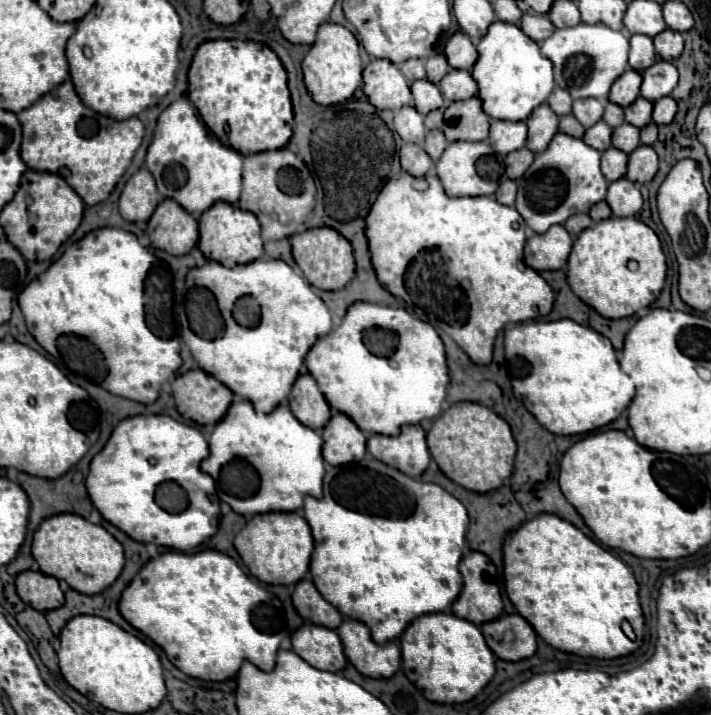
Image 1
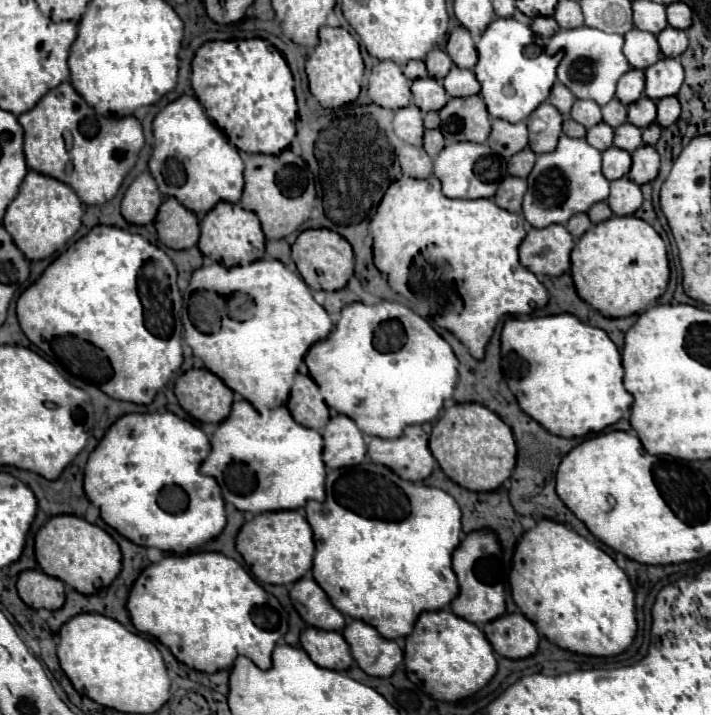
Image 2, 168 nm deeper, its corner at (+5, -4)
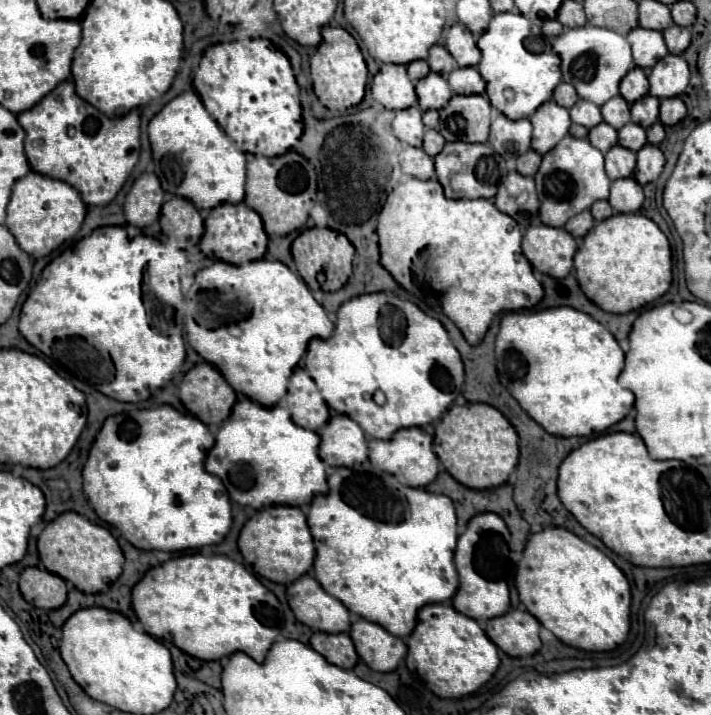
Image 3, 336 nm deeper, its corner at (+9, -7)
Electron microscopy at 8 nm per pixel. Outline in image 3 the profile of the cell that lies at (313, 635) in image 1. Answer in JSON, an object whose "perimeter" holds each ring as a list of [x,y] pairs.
{"perimeter":[[[315,632],[309,638],[309,644],[315,652],[319,652],[329,664],[335,664],[339,668],[351,670],[357,664],[357,652],[349,638],[349,634],[325,634]]]}

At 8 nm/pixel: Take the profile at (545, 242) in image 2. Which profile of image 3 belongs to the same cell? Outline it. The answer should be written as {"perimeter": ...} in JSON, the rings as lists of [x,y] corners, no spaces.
{"perimeter":[[[531,226],[523,236],[521,248],[535,270],[553,278],[565,278],[573,268],[577,244],[565,228]]]}

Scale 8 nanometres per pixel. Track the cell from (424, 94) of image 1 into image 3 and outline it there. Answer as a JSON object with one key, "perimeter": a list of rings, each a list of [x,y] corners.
{"perimeter":[[[433,72],[421,78],[415,90],[417,90],[417,104],[421,106],[421,110],[441,110],[453,96],[447,80]]]}

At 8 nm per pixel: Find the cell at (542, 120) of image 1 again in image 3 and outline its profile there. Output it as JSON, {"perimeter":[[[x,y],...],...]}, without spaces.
{"perimeter":[[[553,100],[541,104],[529,120],[533,124],[531,148],[539,154],[547,154],[553,146],[557,146],[557,142],[567,136],[571,126],[569,110],[557,106]]]}

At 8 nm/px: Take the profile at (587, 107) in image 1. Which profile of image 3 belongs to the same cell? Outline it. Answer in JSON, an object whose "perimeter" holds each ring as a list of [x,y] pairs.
{"perimeter":[[[577,100],[575,106],[569,108],[569,116],[571,116],[571,122],[581,124],[587,130],[591,130],[593,126],[597,126],[603,120],[601,112],[599,112],[599,106],[589,102],[589,100]]]}

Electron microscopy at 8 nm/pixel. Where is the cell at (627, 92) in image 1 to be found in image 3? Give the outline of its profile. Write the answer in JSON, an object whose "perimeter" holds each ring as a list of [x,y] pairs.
{"perimeter":[[[631,68],[627,72],[627,76],[621,80],[619,84],[619,94],[629,102],[633,104],[635,100],[643,98],[649,90],[649,82],[647,82],[647,74],[641,70],[641,68]]]}

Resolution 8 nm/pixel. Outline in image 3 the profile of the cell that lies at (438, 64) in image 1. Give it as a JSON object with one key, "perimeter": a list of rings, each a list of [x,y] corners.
{"perimeter":[[[435,44],[435,46],[429,50],[429,58],[427,58],[427,62],[429,62],[431,72],[441,74],[443,78],[447,78],[447,76],[451,74],[451,70],[455,68],[455,62],[453,62],[451,54],[449,54],[443,46],[439,46],[439,44]]]}

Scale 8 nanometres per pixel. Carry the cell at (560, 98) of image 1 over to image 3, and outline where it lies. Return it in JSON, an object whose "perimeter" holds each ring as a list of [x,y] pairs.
{"perimeter":[[[559,82],[553,90],[553,100],[563,106],[563,108],[571,108],[577,102],[577,92],[573,90],[573,86],[569,86],[567,82]]]}

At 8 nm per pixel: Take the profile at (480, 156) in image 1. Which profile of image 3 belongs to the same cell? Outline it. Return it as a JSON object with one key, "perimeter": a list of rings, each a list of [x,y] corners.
{"perimeter":[[[447,142],[445,148],[435,156],[435,172],[441,182],[445,196],[459,198],[493,198],[499,186],[499,168],[493,158],[493,148],[489,144],[467,144],[467,142]]]}

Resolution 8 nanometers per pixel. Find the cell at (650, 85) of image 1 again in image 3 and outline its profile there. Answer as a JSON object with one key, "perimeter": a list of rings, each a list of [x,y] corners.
{"perimeter":[[[667,54],[649,72],[649,94],[655,98],[679,96],[689,84],[689,66],[681,56]]]}

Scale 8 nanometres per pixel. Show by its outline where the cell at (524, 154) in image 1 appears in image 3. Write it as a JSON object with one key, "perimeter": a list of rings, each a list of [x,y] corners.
{"perimeter":[[[527,150],[525,154],[521,154],[517,158],[517,172],[523,176],[533,176],[537,172],[537,166],[541,164],[541,154],[537,154],[535,150]]]}

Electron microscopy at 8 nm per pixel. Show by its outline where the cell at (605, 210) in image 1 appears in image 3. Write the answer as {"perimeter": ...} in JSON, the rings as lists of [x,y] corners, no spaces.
{"perimeter":[[[597,200],[597,202],[591,206],[591,214],[593,214],[593,218],[595,218],[597,222],[601,222],[601,220],[605,220],[605,218],[609,218],[609,216],[613,214],[613,208],[609,206],[607,200]]]}

